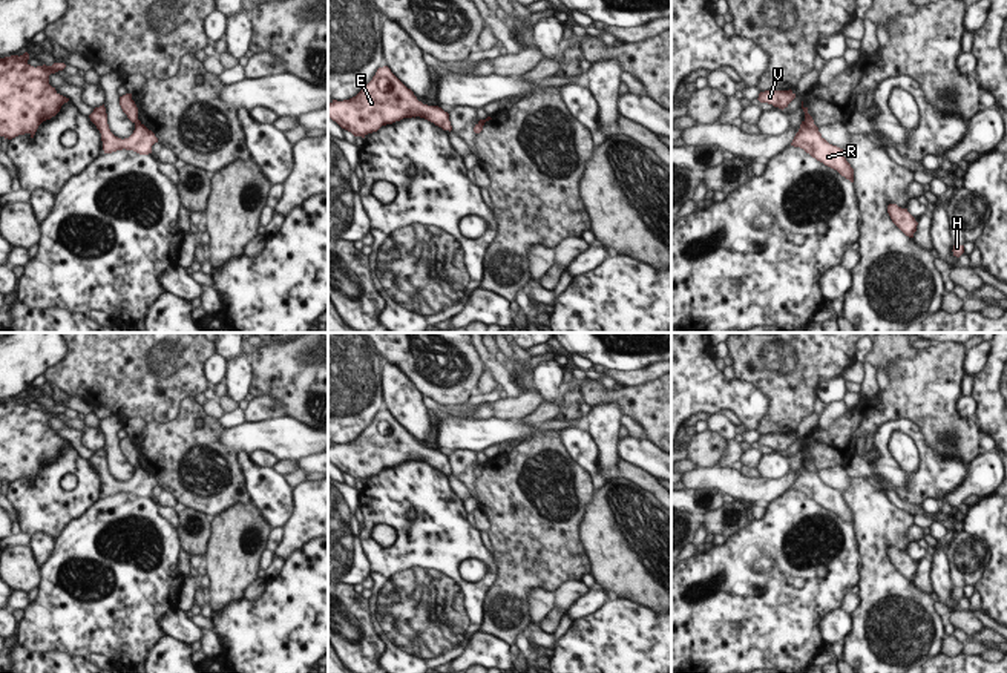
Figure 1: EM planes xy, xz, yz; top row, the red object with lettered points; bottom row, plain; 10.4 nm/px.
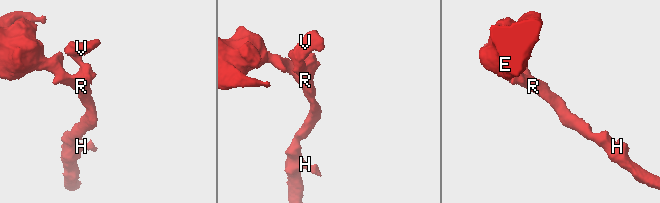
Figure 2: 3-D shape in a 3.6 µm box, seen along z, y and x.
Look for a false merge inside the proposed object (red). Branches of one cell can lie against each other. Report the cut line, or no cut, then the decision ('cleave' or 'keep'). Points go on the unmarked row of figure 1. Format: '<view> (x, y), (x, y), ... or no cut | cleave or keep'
no cut | keep

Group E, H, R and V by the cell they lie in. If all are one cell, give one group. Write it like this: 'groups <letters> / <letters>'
groups E H R V

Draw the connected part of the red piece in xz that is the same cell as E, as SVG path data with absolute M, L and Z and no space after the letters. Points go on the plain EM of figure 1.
M388 409L379 411L372 423L353 442L328 448L328 461L354 480L365 481L382 469L403 461L425 461L443 474L452 474L449 457L417 443Z

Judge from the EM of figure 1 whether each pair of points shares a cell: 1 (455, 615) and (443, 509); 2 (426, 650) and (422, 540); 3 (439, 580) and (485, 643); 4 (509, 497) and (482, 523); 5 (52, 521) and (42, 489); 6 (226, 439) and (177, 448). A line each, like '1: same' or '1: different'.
1: same
2: same
3: different
4: different
5: same
6: different

